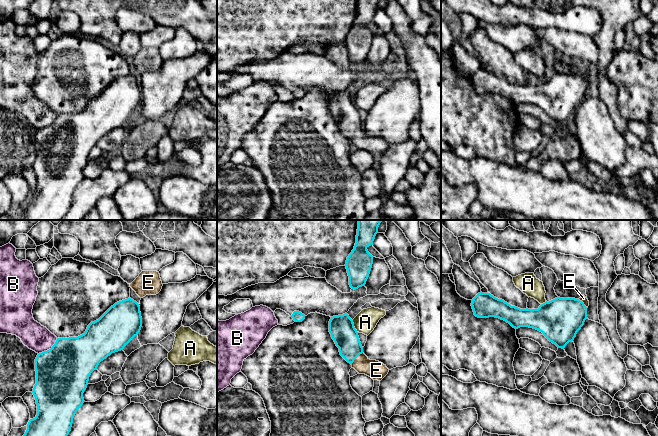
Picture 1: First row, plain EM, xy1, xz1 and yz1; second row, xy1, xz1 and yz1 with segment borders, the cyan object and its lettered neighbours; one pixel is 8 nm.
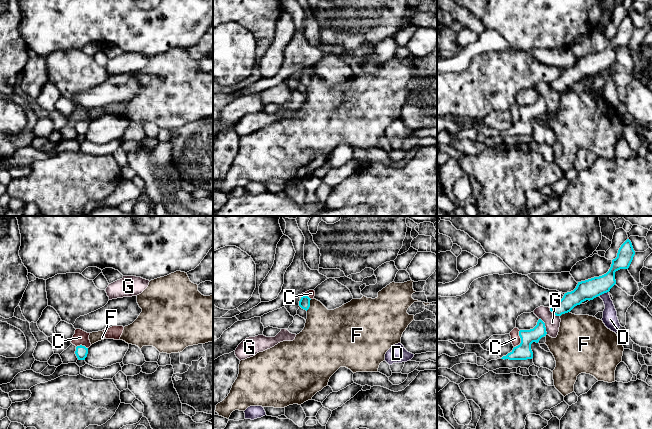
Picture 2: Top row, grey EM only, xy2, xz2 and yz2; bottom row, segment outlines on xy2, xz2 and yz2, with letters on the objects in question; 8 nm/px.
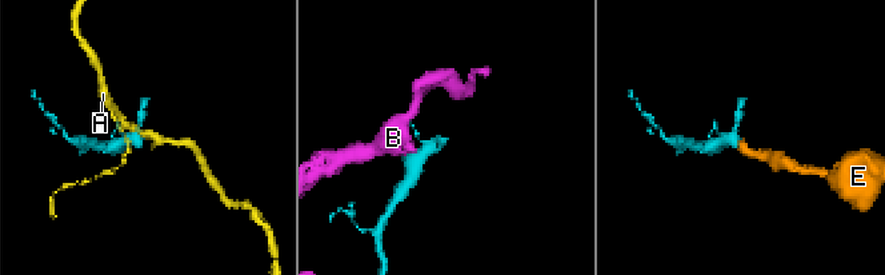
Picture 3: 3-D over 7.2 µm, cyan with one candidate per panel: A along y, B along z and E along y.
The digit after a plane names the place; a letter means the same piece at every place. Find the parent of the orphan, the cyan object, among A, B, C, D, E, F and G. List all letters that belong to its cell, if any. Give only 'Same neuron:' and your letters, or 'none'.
Same neuron: E

